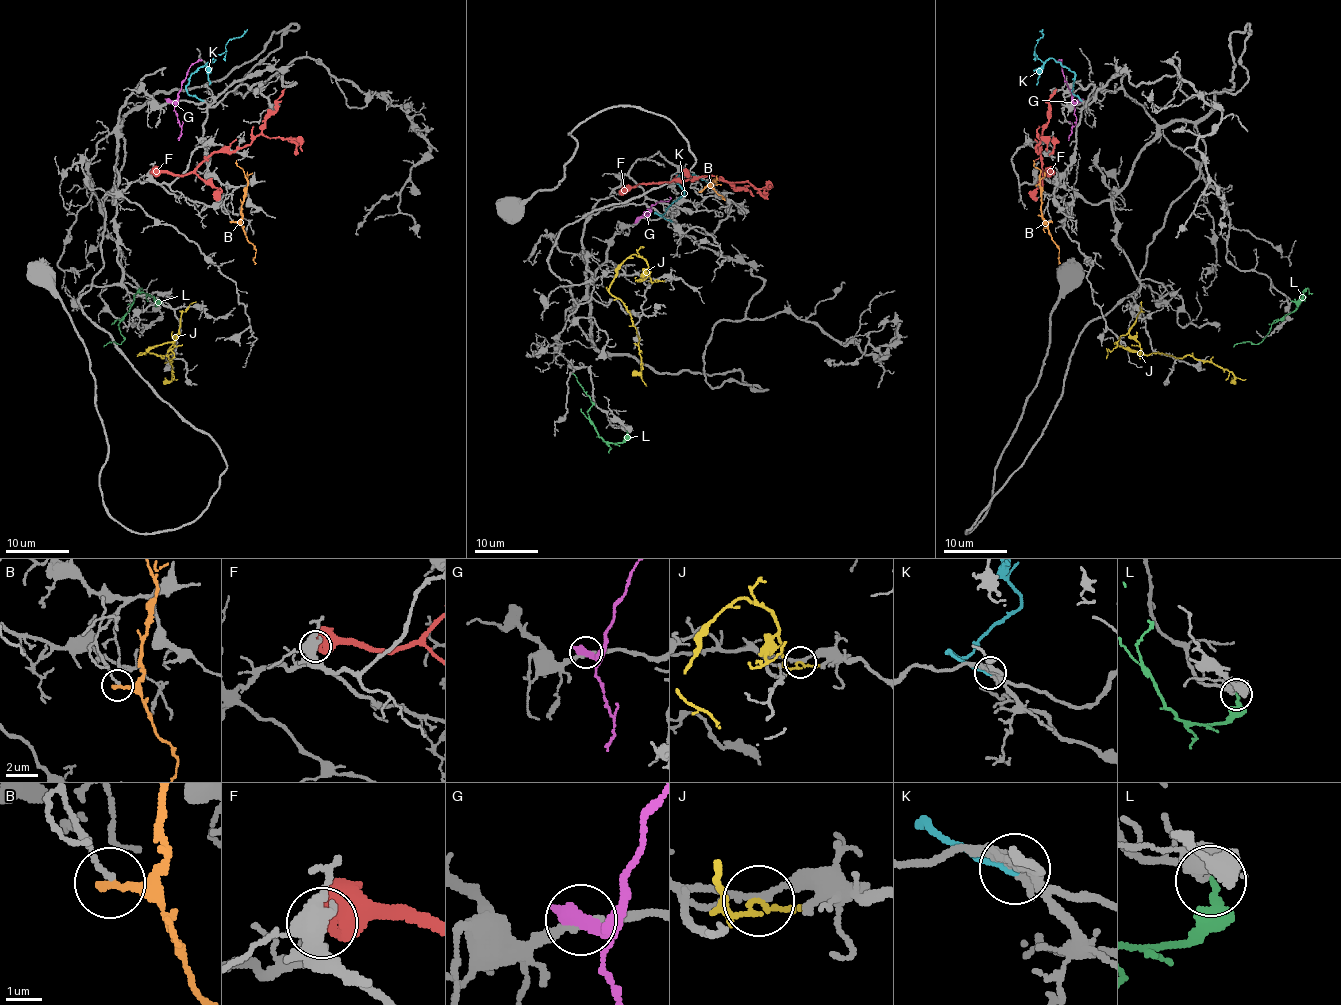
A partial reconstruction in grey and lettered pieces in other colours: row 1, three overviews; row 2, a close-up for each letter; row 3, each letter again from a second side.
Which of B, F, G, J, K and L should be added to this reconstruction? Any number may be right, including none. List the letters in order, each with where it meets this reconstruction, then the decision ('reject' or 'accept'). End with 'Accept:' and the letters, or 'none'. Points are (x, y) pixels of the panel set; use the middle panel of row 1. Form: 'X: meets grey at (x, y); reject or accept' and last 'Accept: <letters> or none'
B: meets grey at (701, 190); reject
F: meets grey at (621, 193); reject
G: meets grey at (639, 218); reject
J: meets grey at (657, 279); reject
K: meets grey at (672, 221); accept
L: meets grey at (626, 431); reject
Accept: K

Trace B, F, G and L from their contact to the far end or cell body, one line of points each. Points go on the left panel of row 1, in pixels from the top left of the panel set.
B: (232, 221), (242, 216), (244, 189), (247, 186), (244, 171), (236, 160)
F: (151, 173), (190, 175), (215, 152), (245, 148), (261, 132), (261, 125), (275, 109), (277, 98), (285, 89)
G: (170, 101), (177, 100), (188, 68), (201, 60)
L: (158, 300), (139, 292), (118, 324), (123, 341), (118, 344), (110, 341), (104, 346)

